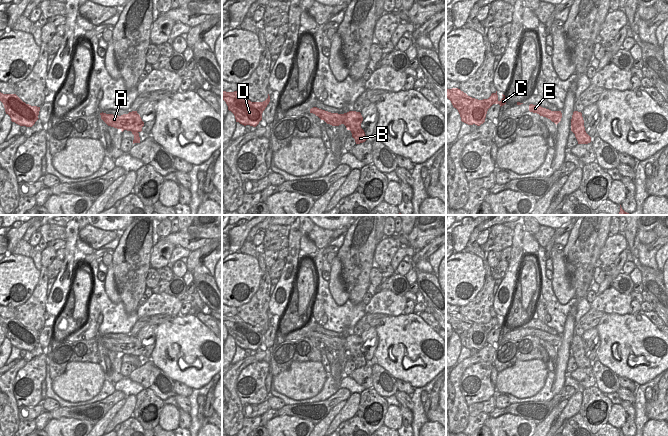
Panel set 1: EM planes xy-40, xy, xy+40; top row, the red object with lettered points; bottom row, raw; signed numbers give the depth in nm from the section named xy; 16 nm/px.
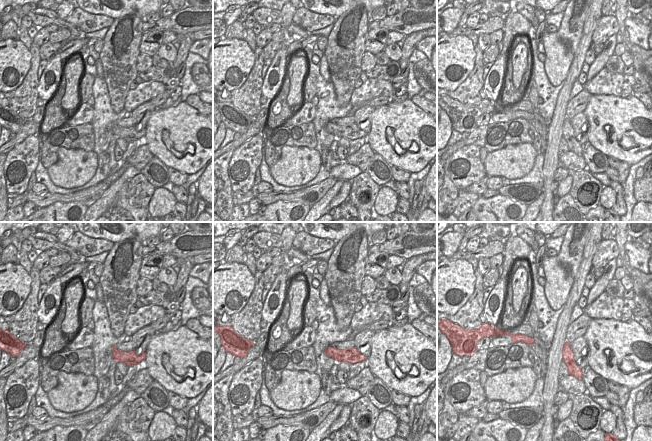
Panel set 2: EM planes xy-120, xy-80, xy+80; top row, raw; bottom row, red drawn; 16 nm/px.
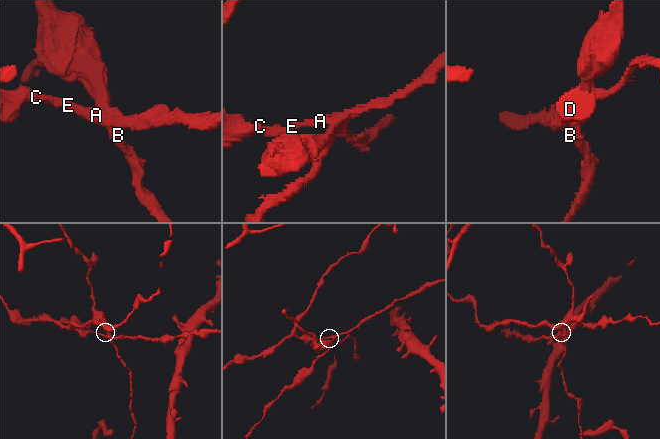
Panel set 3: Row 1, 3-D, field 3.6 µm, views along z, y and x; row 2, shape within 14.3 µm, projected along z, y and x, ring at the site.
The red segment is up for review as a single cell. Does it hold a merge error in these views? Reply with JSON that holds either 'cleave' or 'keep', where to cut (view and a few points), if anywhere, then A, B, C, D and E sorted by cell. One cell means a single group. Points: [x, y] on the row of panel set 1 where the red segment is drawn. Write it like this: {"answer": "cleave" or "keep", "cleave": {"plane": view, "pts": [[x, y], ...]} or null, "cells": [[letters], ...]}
{"answer": "cleave", "cleave": {"plane": "xy+40", "pts": [[571, 121], [576, 121], [583, 125]]}, "cells": [["A", "C", "D", "E"], ["B"]]}

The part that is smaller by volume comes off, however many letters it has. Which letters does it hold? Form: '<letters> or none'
B

